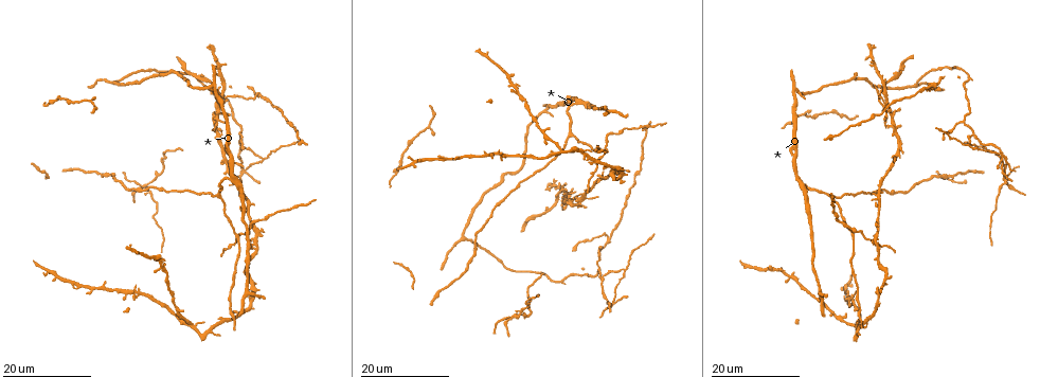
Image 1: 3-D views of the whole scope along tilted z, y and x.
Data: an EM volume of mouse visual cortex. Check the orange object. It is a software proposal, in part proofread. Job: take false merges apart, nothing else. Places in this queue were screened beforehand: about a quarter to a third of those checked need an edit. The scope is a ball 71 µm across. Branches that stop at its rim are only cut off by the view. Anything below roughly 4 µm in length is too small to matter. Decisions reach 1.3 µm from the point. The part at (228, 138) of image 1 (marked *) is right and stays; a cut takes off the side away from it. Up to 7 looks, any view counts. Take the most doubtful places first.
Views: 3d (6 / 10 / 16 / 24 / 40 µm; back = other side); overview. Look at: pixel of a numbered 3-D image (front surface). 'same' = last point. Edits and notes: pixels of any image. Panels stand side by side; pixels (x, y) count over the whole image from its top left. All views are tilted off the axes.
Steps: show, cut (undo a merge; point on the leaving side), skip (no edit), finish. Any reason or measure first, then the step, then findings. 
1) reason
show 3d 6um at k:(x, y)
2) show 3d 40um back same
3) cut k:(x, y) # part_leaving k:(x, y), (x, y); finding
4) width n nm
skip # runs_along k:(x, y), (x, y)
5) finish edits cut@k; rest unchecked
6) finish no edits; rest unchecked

four-way junction
show 3d 24um at 1:(146, 185)

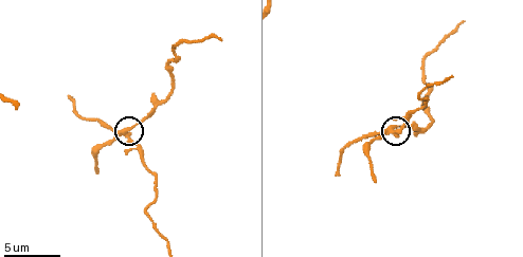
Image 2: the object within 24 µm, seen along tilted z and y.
show 3d 6um at 2:(124, 135)

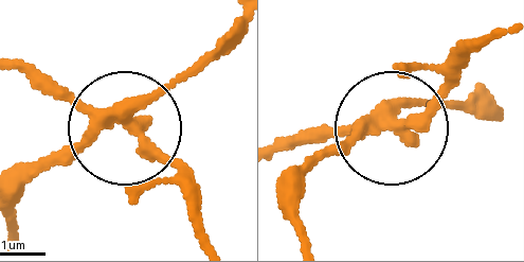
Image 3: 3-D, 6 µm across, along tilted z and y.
width 320 nm
cut 3:(70, 152) # part_leaving 3:(114, 119), (181, 83), (238, 27); a second neuron is stuck on

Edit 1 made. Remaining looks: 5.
show overview

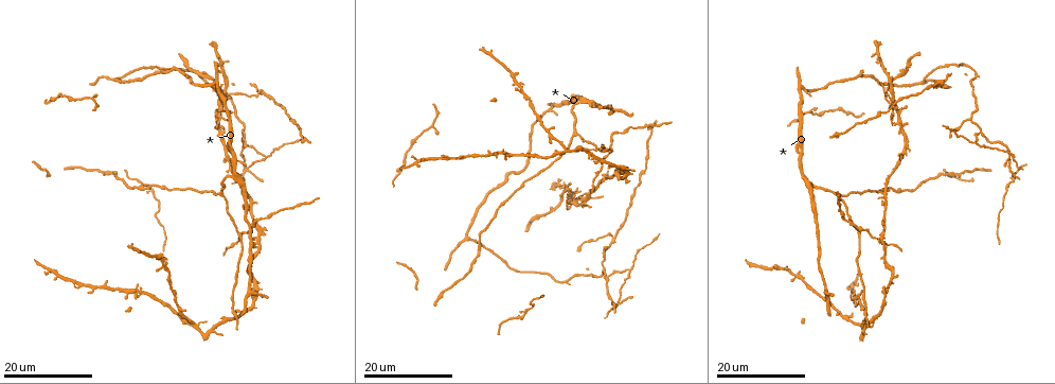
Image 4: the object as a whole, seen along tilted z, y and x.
three arms meet
show 3d 24um at 4:(520, 90)

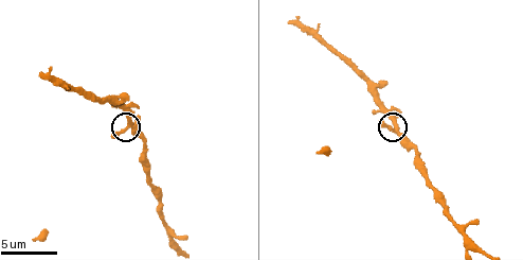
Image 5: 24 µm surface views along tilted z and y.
show 3d 10um at 5:(394, 129)

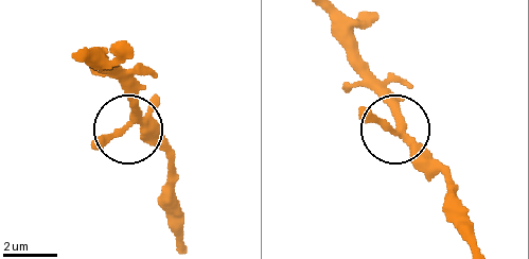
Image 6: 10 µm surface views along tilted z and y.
show 3d 10um back at 6:(399, 131)

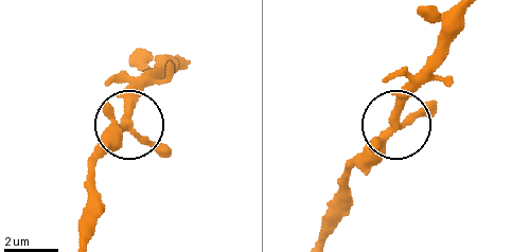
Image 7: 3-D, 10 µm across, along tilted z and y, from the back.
arms 3
skip # runs_along 7:(318, 237), (341, 181), (378, 136), (435, 102); one neuron here

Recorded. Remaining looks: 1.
finish edits cut@3; rest unchecked

